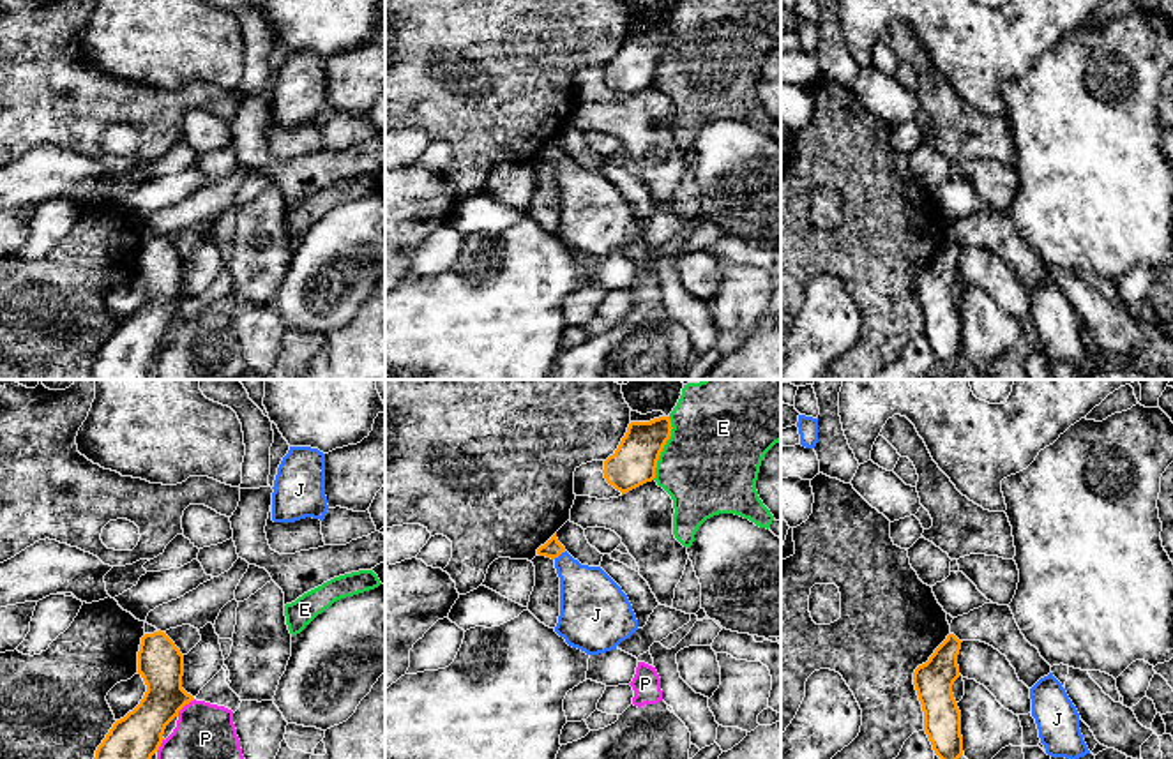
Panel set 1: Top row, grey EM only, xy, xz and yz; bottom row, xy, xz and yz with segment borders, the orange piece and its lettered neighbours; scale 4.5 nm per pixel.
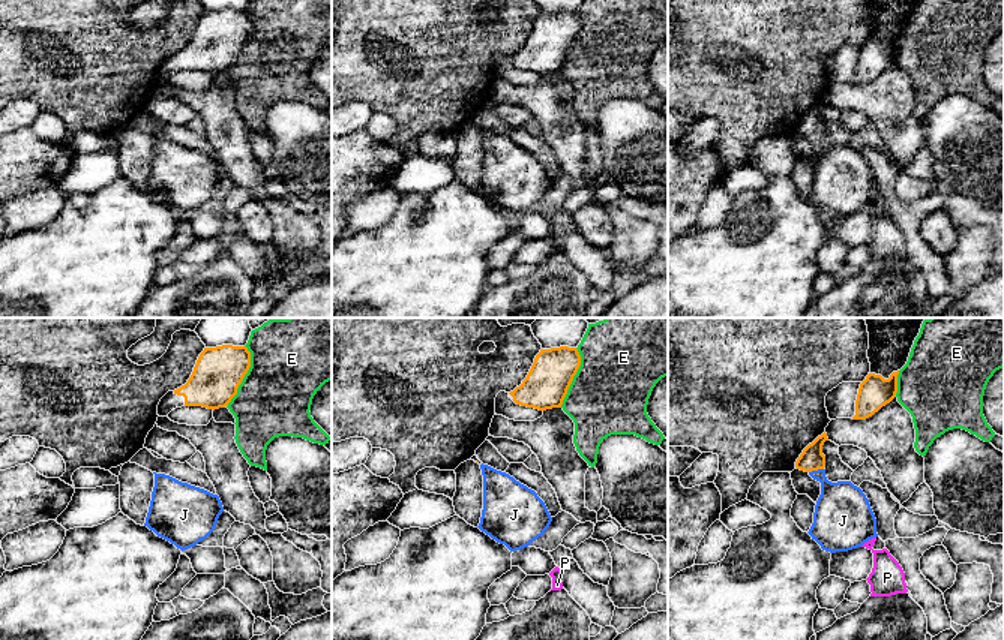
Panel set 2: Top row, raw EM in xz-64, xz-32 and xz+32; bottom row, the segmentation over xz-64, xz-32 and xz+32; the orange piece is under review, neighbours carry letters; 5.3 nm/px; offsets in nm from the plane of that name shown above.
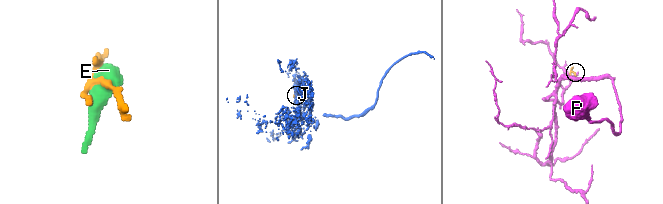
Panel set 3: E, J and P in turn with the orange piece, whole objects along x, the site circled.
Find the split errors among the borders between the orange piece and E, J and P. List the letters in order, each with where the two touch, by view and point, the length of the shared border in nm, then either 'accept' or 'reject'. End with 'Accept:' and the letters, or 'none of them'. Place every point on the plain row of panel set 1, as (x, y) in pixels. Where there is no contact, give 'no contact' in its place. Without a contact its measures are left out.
E: contact xz (663, 52); length 300 nm; reject
J: contact xz (559, 159); length 70 nm; accept
P: contact xy (184, 309); length 120 nm; reject
Accept: J

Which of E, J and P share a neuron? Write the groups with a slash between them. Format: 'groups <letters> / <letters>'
groups E / J / P

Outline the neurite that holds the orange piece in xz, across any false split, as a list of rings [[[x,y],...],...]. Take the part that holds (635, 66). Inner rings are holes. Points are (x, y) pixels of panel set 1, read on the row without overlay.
[[[670,21],[631,26],[615,58],[604,65],[606,86],[622,99],[652,86],[671,34]]]

